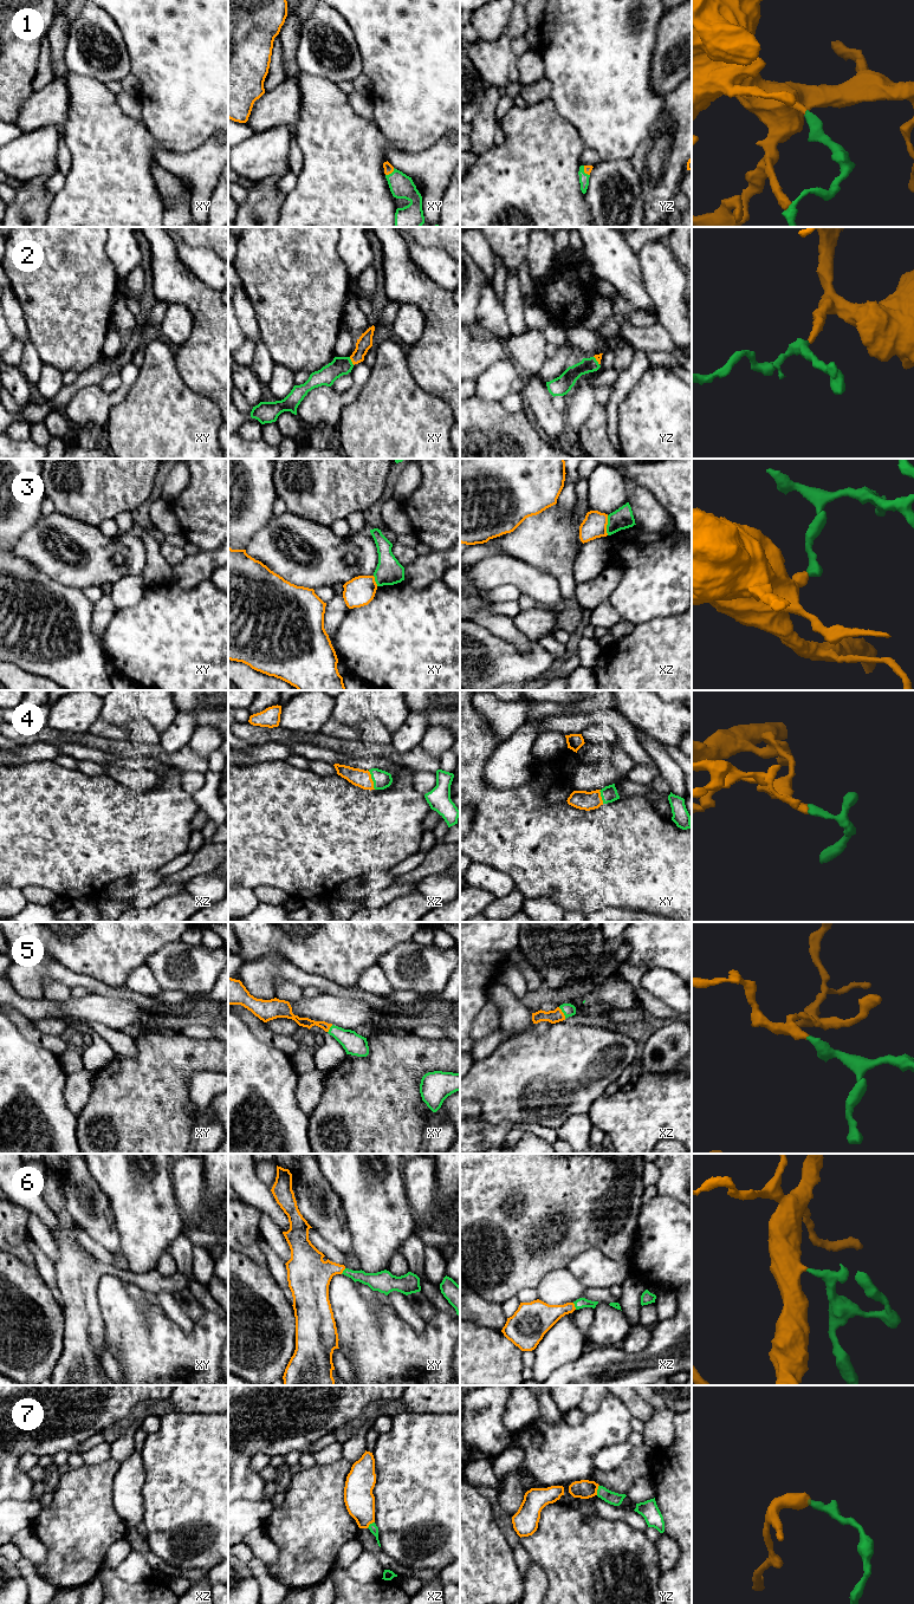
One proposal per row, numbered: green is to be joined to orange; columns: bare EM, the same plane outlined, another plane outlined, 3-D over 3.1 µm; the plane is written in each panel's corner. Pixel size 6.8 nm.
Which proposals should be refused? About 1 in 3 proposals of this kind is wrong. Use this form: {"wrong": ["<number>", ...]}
{"wrong": ["3", "7"]}

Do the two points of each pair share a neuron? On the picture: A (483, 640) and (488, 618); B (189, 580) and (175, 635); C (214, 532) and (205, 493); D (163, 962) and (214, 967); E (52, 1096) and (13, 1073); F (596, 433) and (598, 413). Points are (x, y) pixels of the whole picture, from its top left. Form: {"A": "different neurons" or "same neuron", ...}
{"A": "different neurons", "B": "different neurons", "C": "same neuron", "D": "same neuron", "E": "same neuron", "F": "same neuron"}

